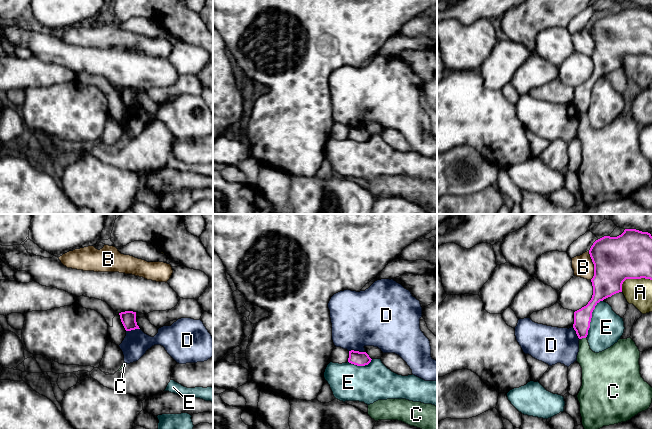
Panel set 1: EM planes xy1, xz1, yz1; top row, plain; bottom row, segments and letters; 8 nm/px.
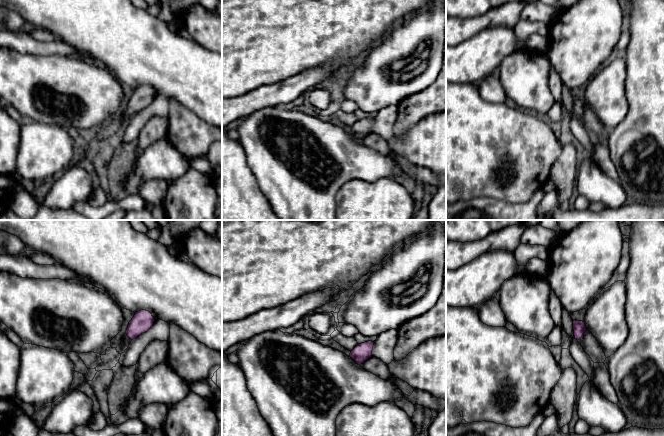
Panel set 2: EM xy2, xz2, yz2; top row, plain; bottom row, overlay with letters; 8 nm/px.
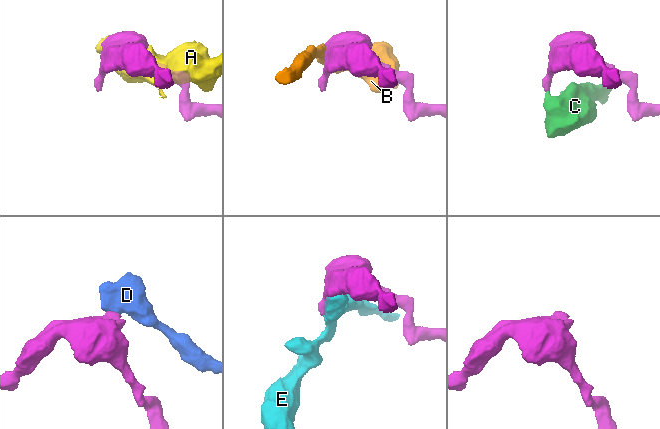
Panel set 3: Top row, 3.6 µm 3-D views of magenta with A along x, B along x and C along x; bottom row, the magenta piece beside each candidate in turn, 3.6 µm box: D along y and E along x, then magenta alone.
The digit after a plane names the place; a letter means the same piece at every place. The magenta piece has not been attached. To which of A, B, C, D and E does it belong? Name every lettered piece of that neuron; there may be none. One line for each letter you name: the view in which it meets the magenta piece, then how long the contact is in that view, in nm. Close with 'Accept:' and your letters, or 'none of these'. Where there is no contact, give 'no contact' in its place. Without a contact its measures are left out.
Accept: none of these

